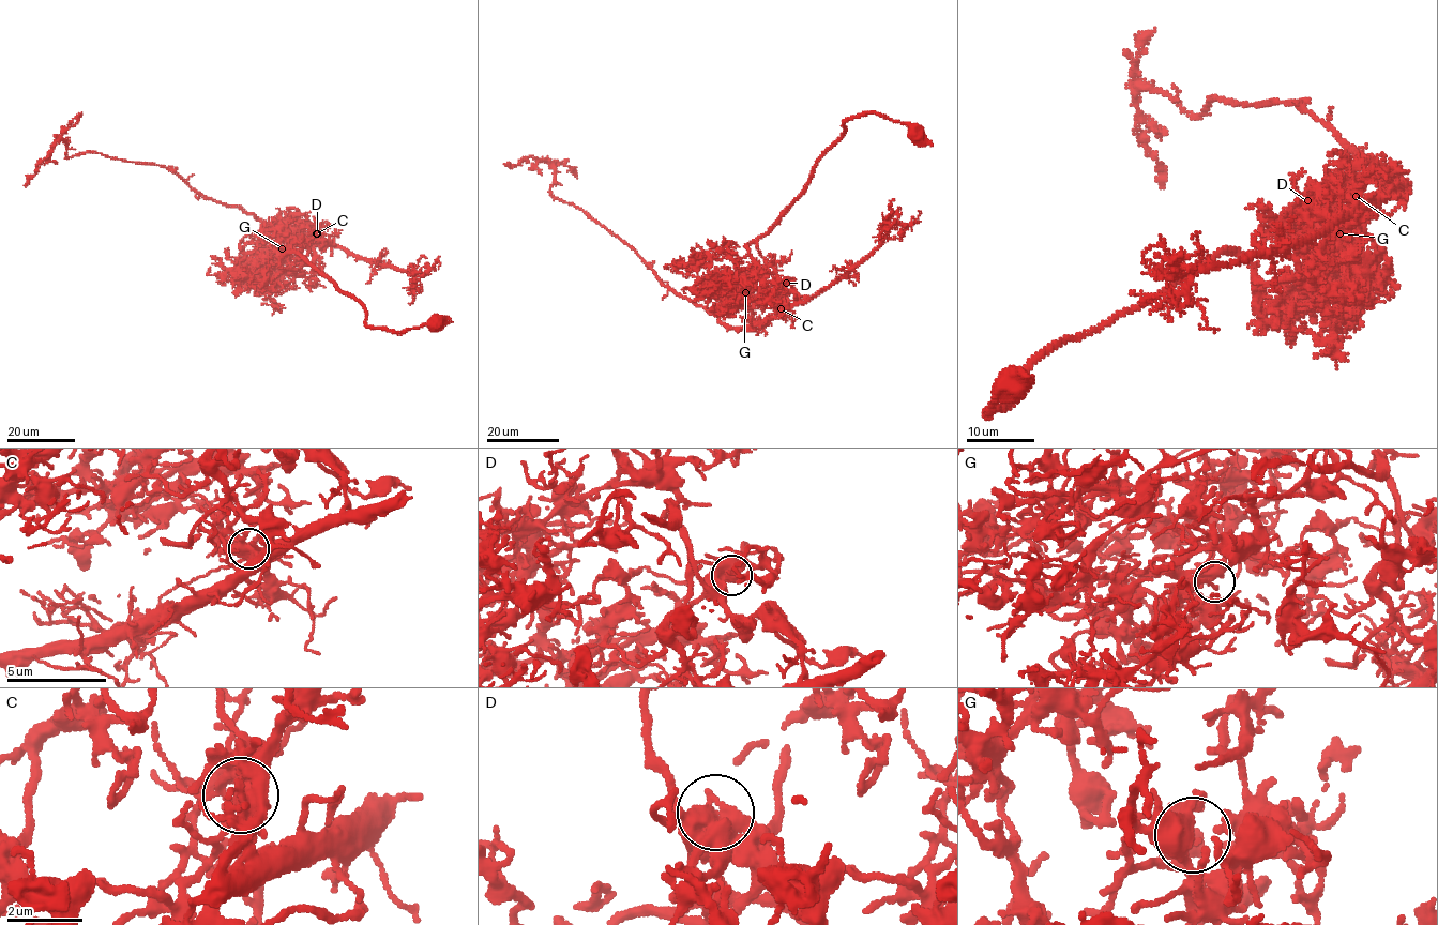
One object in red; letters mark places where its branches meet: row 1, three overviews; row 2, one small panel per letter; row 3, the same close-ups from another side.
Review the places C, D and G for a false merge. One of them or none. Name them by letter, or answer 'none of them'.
C

